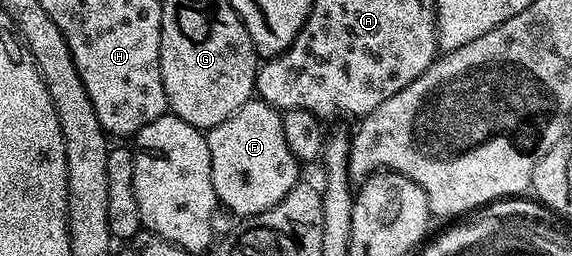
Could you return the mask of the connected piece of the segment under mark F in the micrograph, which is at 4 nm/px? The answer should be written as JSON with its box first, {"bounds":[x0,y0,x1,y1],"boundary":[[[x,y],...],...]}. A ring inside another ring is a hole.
{"bounds":[207,97,301,217],"boundary":[[[253,97],[222,125],[207,128],[214,193],[219,206],[229,207],[236,217],[257,215],[278,205],[301,178],[301,164],[286,145],[283,121],[277,108]]]}

